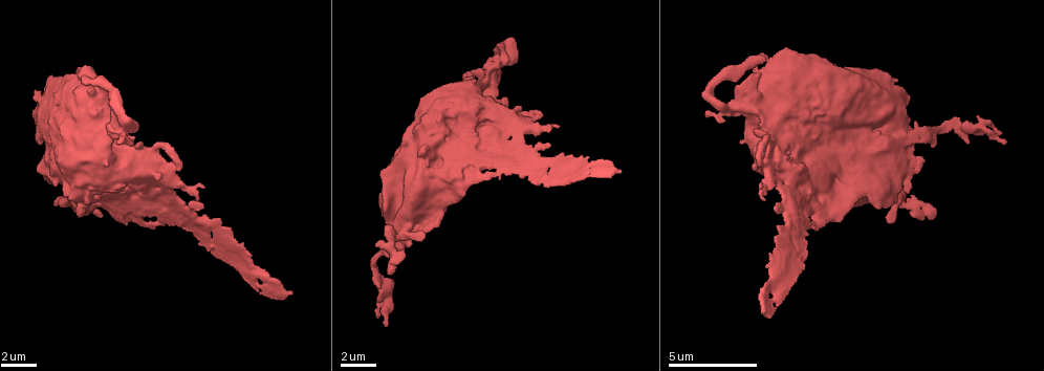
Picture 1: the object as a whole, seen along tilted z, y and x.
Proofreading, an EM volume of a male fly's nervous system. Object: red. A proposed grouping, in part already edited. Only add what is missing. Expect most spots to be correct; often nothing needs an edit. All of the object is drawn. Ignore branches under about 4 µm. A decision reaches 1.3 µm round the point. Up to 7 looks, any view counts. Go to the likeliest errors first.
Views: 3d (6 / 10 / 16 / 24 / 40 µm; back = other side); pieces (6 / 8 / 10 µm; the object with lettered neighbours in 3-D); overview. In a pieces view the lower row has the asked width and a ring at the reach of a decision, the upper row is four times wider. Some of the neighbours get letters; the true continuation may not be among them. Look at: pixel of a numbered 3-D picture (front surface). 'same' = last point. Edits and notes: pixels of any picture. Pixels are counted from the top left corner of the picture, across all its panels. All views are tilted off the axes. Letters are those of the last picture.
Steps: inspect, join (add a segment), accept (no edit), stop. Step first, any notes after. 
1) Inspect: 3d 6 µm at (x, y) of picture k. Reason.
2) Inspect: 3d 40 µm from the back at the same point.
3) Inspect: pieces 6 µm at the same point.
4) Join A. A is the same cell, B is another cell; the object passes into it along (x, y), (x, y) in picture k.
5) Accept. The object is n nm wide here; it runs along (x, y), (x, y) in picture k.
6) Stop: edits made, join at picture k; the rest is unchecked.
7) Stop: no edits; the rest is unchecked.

Inspect: pieces 6 µm at (287, 294) of picture 1. End of a long branch.

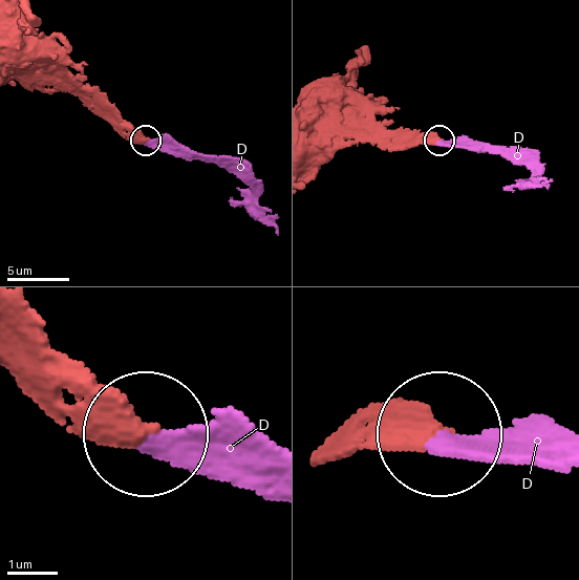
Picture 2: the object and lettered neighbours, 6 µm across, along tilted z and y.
Join D. D is the same cell; the object passes into it along (112, 107), (146, 142), (216, 159), (252, 191), (275, 228) in picture 2; the neuron continues.

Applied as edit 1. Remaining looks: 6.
Inspect: overview.

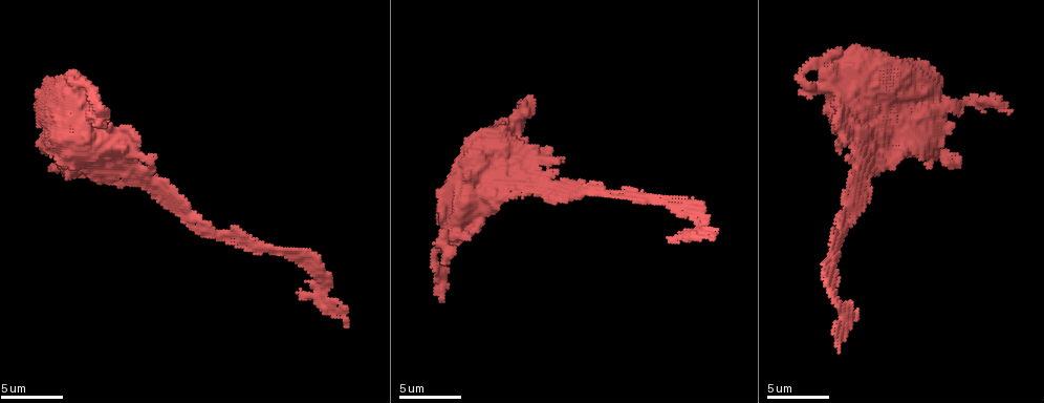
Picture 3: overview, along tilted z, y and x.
Inspect: 3d 6 µm at (1008, 110) of picture 3. An open end.

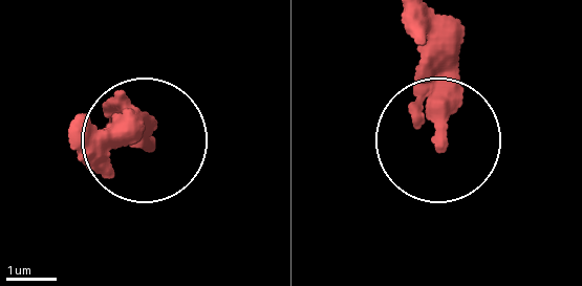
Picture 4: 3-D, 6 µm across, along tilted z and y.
Inspect: pieces 6 µm at (149, 141) of picture 4.

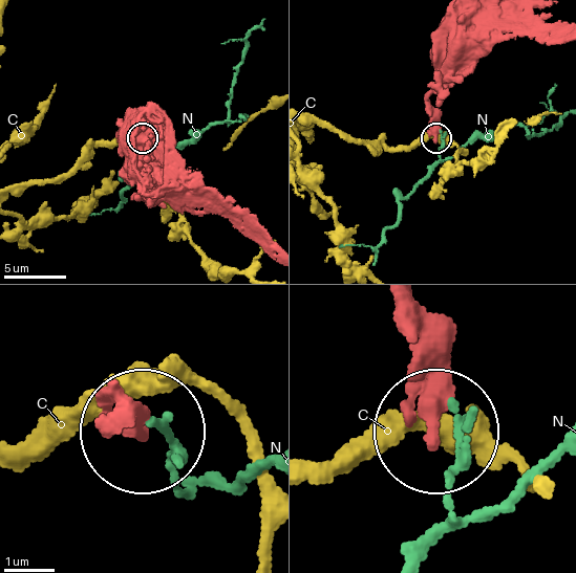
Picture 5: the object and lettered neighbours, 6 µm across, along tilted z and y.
Accept. C and N are other cells; none of them fits.

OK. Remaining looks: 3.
Inspect: pieces 6 µm at (930, 216) of picture 1. Free end.

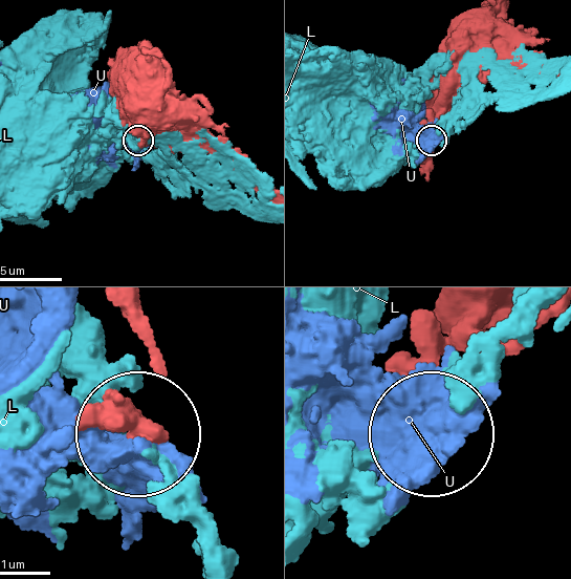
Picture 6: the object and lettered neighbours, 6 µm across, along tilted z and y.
Accept. The object is 450 nm wide here; L and U are other cells; no lettered segment goes on from it.

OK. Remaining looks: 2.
Stop: edits made, join at picture 2; the rest is unchecked.

